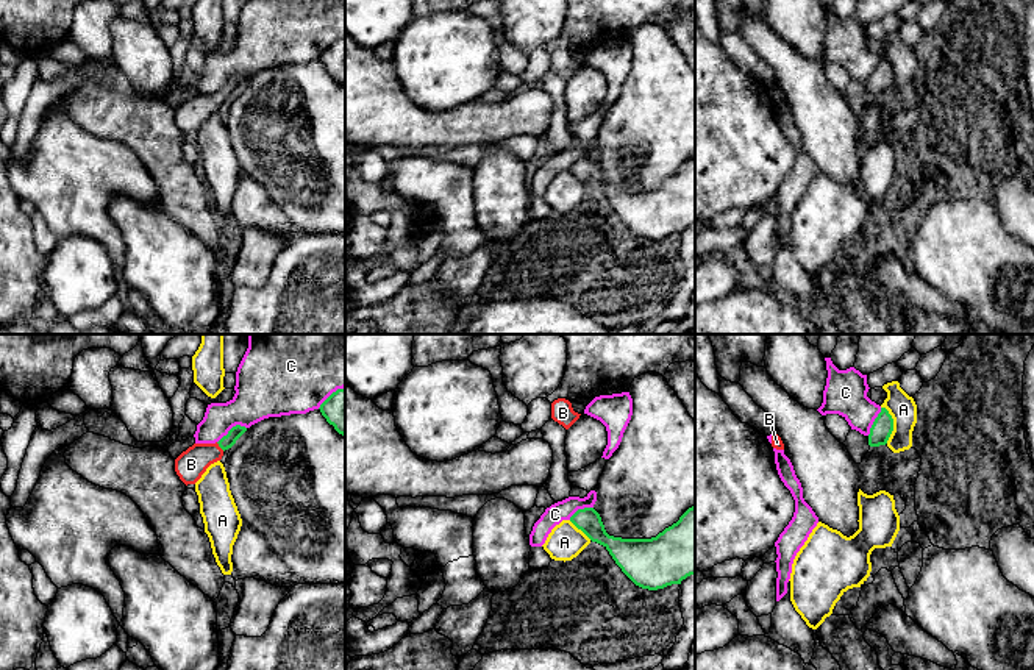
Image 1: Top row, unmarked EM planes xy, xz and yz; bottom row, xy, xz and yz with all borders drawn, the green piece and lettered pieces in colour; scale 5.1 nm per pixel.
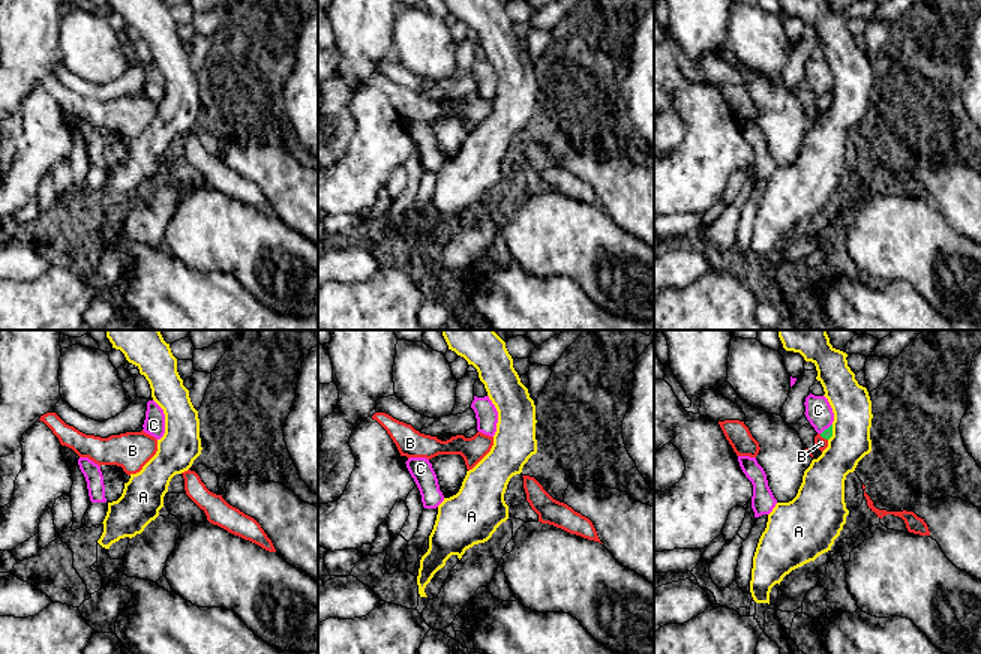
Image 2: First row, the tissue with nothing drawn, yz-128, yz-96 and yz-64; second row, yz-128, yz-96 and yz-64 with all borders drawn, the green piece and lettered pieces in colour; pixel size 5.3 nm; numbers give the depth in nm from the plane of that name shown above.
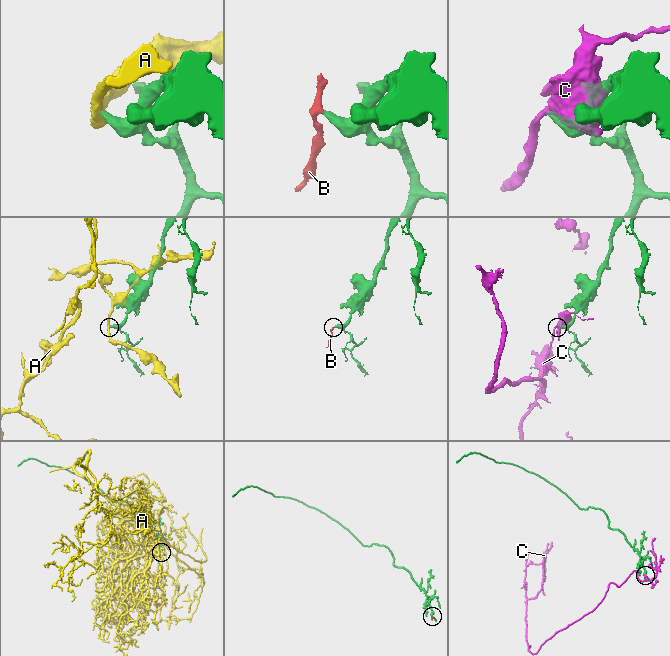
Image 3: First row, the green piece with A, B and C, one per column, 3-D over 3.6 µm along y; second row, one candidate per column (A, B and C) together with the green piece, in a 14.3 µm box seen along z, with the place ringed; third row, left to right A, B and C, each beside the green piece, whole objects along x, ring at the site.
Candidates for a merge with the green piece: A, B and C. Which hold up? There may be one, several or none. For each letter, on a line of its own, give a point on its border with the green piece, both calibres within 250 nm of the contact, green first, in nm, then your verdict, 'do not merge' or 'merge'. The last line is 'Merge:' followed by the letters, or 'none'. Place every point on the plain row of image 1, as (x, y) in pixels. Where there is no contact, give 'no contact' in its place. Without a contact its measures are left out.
A: contact yz (892, 74); calibres 110 and 140 nm; do not merge
B: contact xy (221, 97); calibres 70 and 160 nm; merge
C: contact xy (231, 78); calibres 70 and 280 nm; do not merge
Merge: B

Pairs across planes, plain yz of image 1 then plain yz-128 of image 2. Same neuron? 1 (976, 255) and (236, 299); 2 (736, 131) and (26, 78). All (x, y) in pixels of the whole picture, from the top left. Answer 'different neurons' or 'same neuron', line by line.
1: different neurons
2: different neurons

